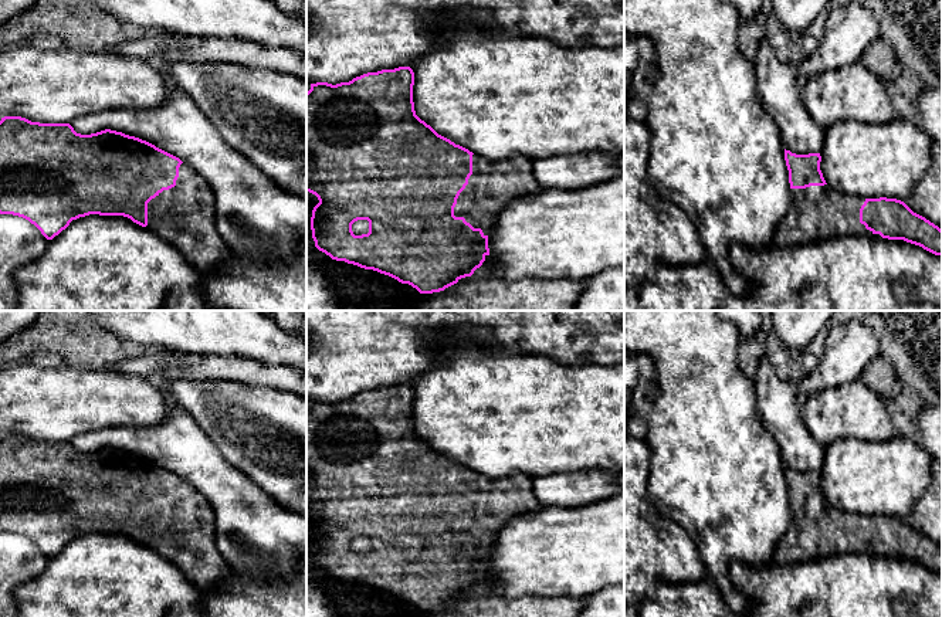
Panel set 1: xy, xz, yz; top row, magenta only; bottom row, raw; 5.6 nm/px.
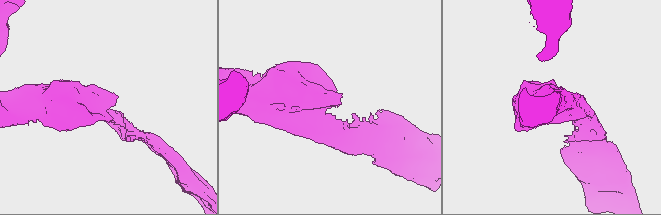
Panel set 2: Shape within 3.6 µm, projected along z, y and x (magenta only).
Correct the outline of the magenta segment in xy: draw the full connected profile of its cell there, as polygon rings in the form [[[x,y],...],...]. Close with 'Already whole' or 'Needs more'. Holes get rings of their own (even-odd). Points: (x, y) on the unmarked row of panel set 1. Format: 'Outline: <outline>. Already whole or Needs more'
Outline: [[[1,435],[0,532],[28,538],[47,557],[79,535],[123,533],[172,562],[200,591],[218,587],[231,570],[218,552],[207,499],[179,475],[111,447],[81,452],[70,441]]]. Needs more

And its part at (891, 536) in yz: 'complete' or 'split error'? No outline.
split error

